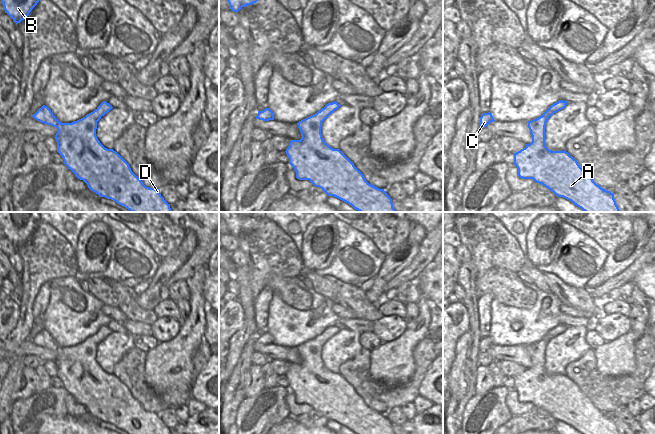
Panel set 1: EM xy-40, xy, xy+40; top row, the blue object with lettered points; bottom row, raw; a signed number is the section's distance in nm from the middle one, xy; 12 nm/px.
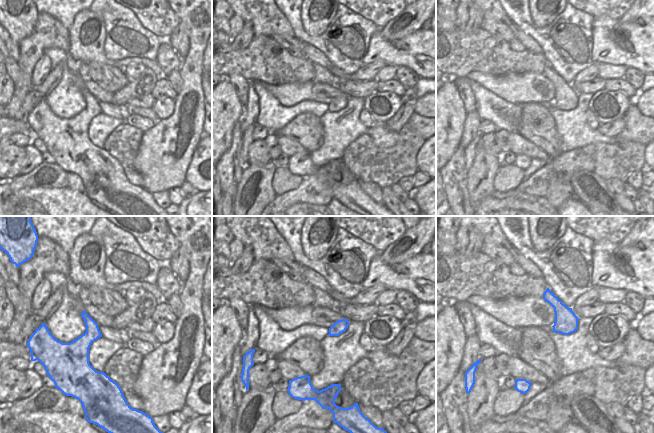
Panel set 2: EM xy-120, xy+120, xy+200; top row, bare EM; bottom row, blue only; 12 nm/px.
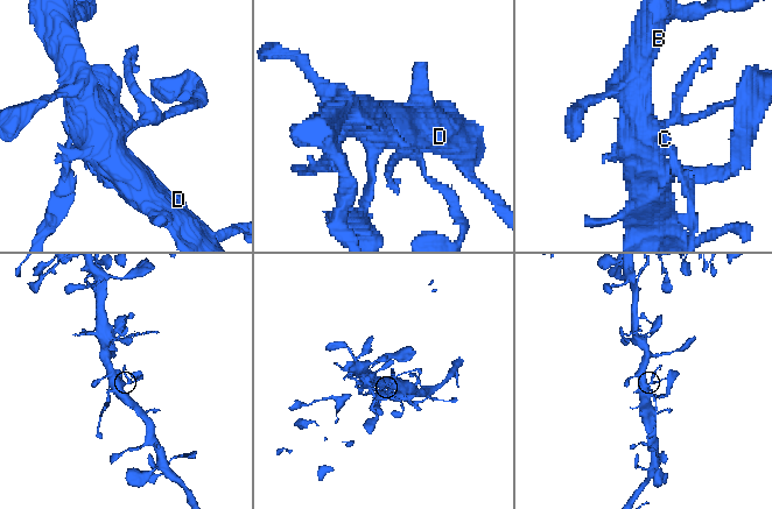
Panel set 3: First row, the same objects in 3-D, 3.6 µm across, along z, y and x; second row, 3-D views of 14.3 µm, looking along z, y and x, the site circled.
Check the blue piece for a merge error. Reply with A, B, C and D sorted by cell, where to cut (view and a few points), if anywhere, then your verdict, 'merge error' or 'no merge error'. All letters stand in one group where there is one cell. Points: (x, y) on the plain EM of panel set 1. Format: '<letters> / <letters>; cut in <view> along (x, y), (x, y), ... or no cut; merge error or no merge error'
A B C D; no cut; no merge error

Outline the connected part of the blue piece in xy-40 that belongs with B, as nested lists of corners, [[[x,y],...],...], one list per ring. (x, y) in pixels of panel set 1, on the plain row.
[[[0,212],[0,224],[13,245],[18,248],[37,229],[41,222],[40,212]]]

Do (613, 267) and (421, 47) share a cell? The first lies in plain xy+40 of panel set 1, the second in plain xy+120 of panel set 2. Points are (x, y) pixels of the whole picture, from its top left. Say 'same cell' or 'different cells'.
different cells

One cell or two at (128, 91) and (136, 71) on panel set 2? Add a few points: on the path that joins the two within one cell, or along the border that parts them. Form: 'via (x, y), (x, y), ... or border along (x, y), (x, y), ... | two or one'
border along (146, 67), (136, 78), (129, 80) | two

